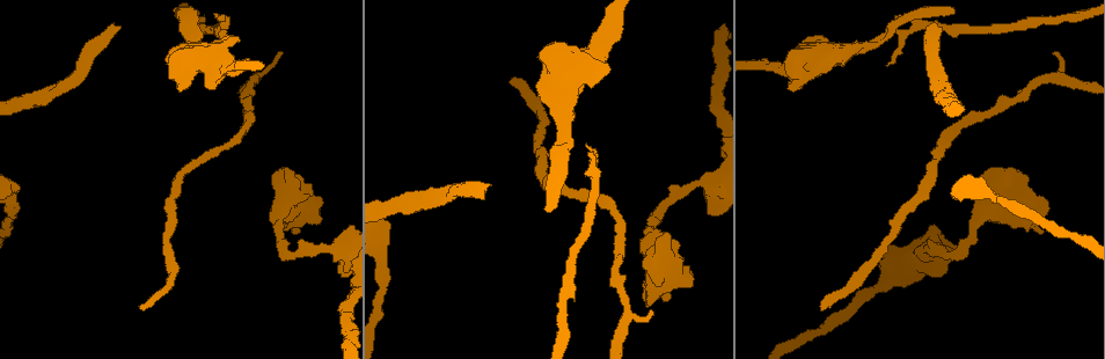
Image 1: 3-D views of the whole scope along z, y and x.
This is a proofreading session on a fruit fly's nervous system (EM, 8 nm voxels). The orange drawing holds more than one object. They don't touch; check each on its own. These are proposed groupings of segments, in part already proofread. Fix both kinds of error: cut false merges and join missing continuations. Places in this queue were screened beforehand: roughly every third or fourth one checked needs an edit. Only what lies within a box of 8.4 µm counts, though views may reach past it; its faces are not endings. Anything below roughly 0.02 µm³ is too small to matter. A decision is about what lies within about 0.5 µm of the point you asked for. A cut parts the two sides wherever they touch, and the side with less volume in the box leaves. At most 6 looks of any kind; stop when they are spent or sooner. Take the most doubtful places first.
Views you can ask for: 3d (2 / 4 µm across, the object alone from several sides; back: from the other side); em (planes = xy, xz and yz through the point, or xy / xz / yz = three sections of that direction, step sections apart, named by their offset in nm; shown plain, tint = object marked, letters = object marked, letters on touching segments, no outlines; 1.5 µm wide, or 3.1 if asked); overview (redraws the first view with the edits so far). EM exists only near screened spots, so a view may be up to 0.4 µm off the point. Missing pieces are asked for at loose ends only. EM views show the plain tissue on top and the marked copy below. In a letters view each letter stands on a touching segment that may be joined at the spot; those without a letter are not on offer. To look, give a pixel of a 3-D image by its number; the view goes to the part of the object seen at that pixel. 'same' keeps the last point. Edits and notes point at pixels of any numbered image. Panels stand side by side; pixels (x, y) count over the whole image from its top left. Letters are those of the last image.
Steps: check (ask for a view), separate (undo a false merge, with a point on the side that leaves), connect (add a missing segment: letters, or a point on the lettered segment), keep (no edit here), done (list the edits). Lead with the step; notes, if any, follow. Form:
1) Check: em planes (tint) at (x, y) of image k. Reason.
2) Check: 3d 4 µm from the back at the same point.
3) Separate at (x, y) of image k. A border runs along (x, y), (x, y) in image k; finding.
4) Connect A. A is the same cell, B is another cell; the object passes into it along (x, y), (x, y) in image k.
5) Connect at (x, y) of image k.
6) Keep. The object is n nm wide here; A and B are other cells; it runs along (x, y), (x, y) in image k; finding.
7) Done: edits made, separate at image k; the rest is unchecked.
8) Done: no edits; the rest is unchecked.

Check: 3d 2 µm at (819, 306) of image 1. Branch stops here.

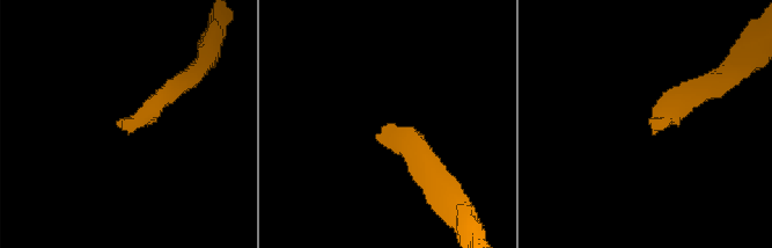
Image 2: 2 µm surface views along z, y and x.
Check: em planes (letters) at (656, 130) of image 2.

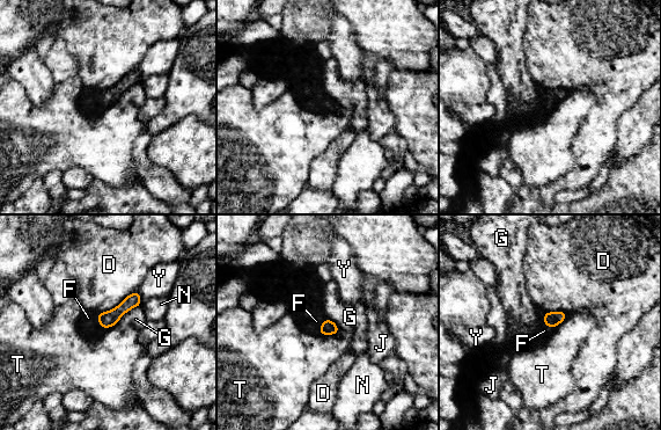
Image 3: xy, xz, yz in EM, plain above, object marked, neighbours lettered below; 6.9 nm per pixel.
Connect F. F is the same cell, D, G, J, N, T and Y are other cells; the object passes into it along (550, 319), (543, 322), (544, 330) in image 3; it goes on there.

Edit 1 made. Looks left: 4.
Check: em planes (letters) at (206, 88) of image 1. Branch stops here.

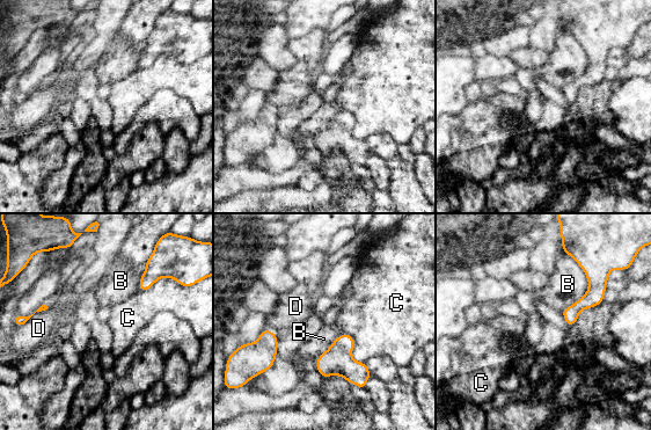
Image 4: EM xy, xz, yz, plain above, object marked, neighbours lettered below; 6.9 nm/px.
Keep. B, C and D are other cells; a border runs along (342, 333), (364, 363) in image 4; no lettered segment goes on from it.

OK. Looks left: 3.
Check: 3d 4 µm at (857, 48) of image 1. Thick turns thin.

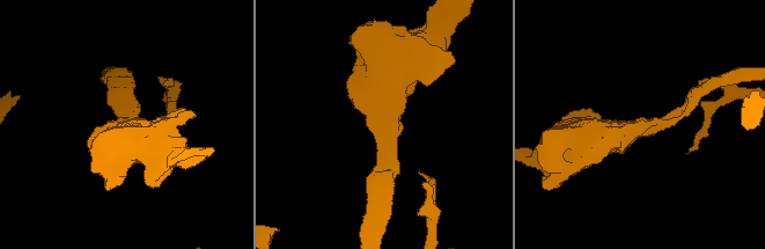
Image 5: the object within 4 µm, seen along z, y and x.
Check: em 3.1 µm planes (letters) at (392, 127) of image 5.

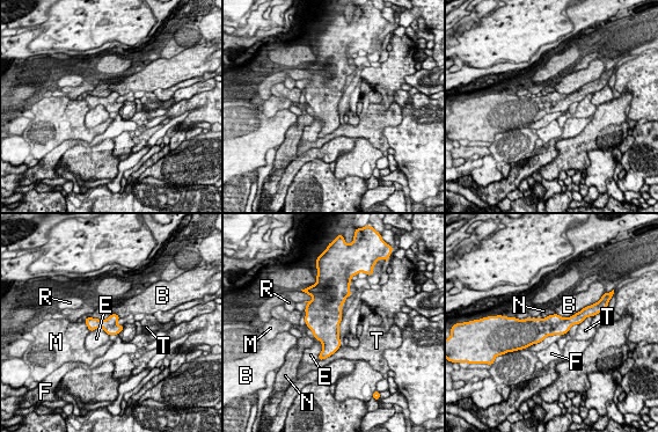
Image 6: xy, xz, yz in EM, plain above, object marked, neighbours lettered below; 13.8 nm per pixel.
Keep. The object is 220 nm wide here; B, E, F, M, N, R and T are other cells; a border runs along (111, 314), (105, 319), (88, 317) in image 6; continuous, no second cell.

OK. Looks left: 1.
Done: edits made, connect at image 3; the rest is unchecked.

